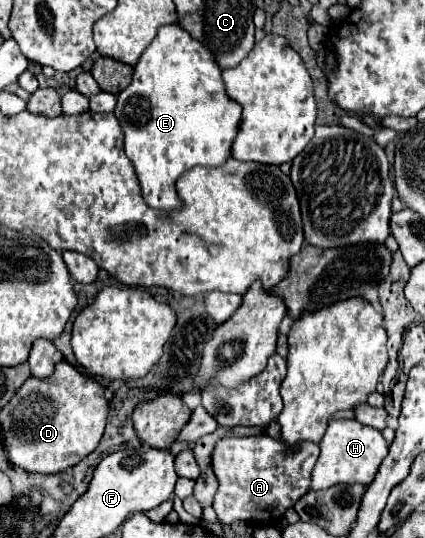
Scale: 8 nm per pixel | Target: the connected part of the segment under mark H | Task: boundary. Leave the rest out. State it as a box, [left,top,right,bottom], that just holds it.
[311,420,387,490]

